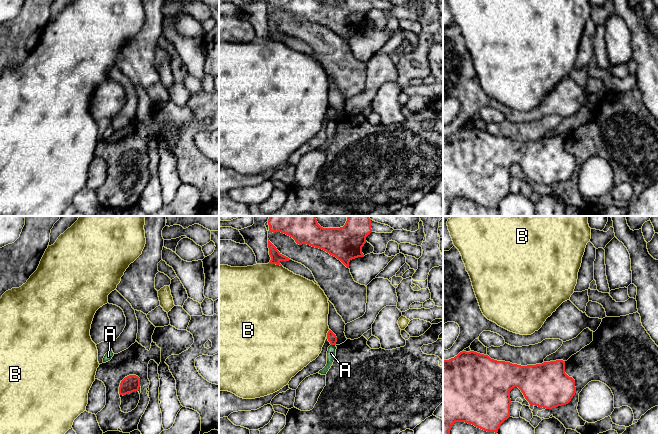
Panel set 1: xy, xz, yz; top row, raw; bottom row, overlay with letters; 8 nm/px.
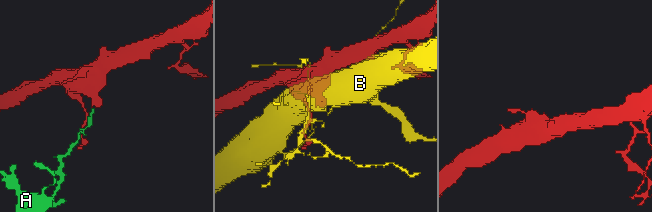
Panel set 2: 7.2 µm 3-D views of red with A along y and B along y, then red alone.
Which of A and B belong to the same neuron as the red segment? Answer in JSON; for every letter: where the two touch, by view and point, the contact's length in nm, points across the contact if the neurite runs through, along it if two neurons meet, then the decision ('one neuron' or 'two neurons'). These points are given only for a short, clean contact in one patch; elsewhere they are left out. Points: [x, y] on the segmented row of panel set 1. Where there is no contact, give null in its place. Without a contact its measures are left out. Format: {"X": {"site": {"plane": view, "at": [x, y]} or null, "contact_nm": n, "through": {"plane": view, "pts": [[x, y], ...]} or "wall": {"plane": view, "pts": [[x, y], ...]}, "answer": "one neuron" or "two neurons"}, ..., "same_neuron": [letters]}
{"A": {"site": {"plane": "xz", "at": [333, 344]}, "contact_nm": 40, "wall": {"plane": "xz", "pts": [[331, 344], [335, 345]]}, "answer": "two neurons"}, "B": {"site": {"plane": "xz", "at": [275, 263]}, "contact_nm": 110, "answer": "two neurons"}, "same_neuron": []}

